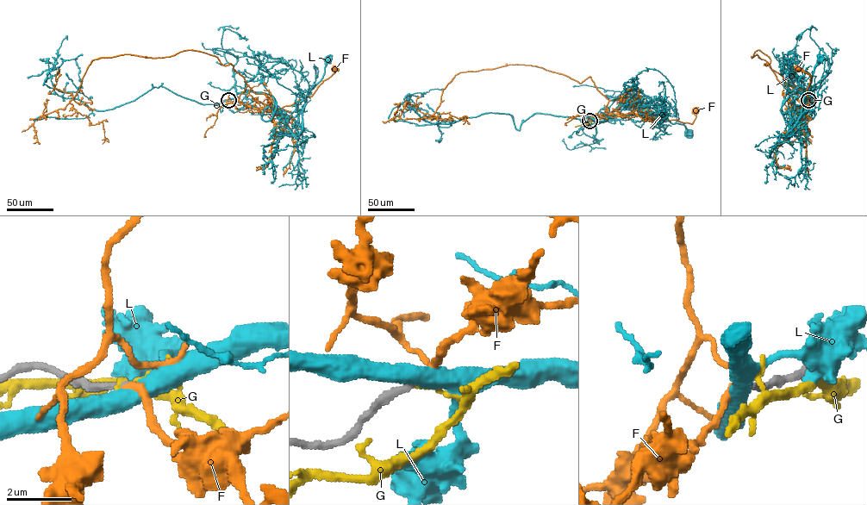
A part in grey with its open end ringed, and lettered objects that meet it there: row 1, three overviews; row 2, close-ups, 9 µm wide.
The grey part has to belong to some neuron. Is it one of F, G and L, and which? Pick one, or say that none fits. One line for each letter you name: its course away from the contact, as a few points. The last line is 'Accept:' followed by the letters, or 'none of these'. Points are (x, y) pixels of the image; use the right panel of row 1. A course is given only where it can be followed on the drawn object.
F: via (808, 100), (804, 103), (802, 93), (800, 111), (808, 102), (807, 89), (810, 76), (798, 68)
Accept: F

